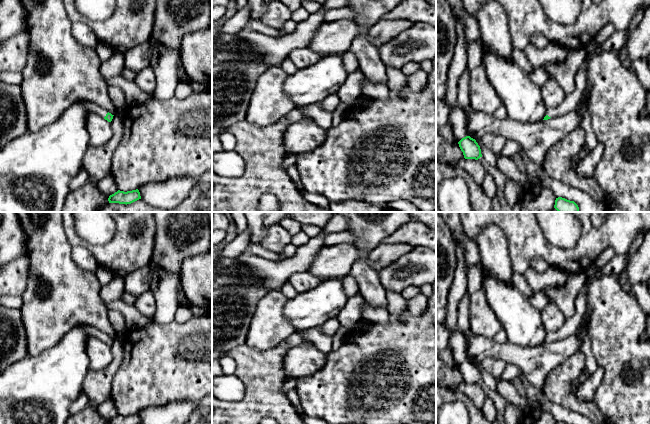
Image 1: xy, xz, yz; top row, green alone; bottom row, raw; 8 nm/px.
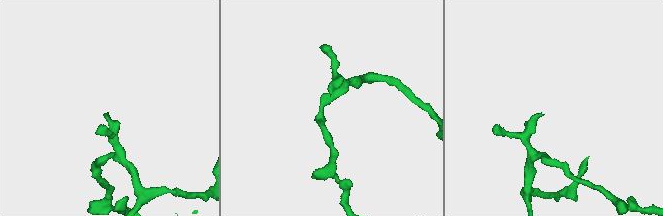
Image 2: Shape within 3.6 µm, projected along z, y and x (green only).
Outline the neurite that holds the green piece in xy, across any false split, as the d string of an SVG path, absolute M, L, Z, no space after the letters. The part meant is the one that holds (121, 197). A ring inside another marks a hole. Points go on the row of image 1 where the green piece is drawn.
M138 189L127 192L118 190L117 192L109 196L108 201L109 203L119 203L127 205L139 199L141 199L141 196Z

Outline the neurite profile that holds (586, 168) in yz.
M598 143L597 146L580 161L576 171L581 177L594 177L595 167L601 158L603 150L604 145Z

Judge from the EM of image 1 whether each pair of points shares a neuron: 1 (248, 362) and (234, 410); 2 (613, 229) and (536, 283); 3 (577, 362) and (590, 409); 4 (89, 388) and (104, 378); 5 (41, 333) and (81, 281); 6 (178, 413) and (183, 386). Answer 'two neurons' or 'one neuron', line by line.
1: one neuron
2: two neurons
3: one neuron
4: one neuron
5: one neuron
6: two neurons

